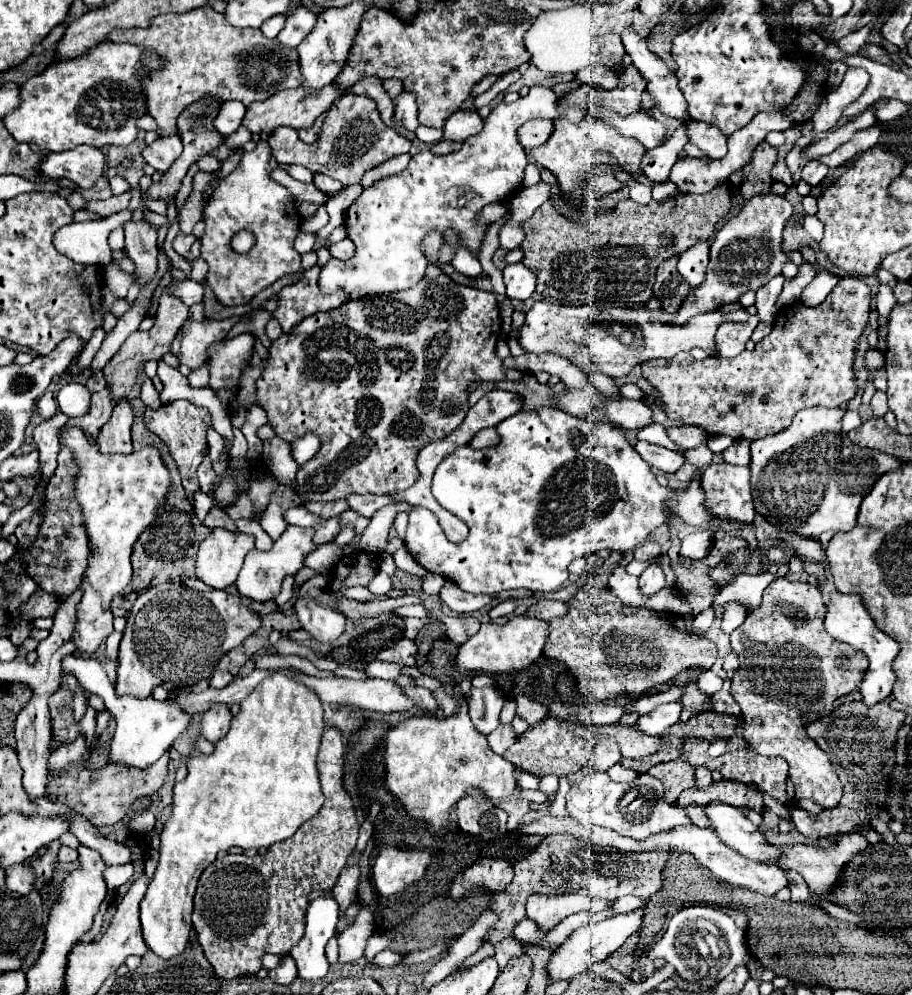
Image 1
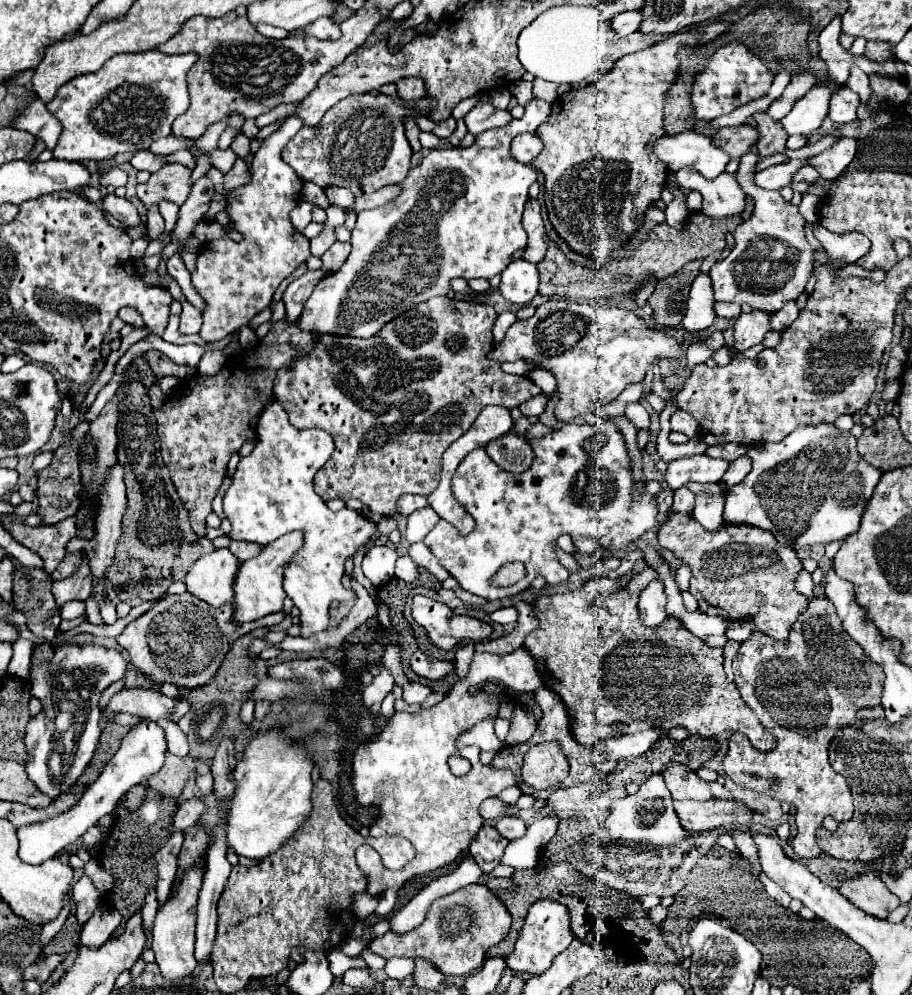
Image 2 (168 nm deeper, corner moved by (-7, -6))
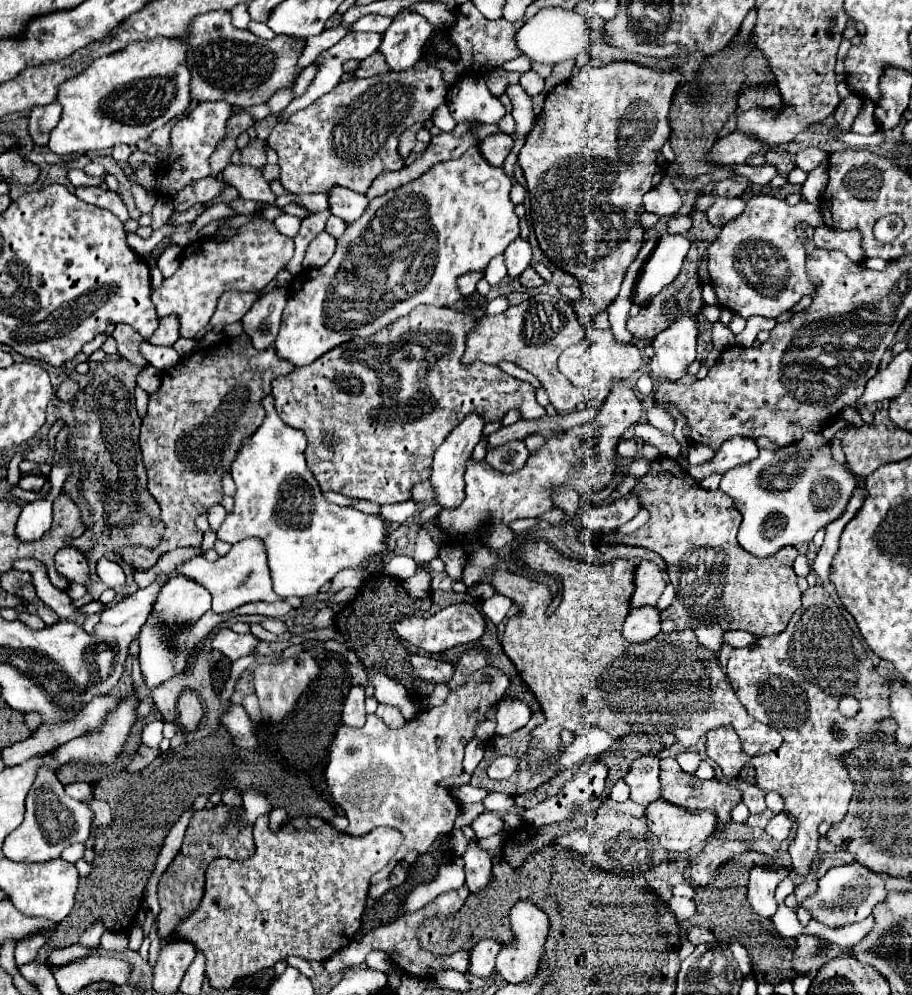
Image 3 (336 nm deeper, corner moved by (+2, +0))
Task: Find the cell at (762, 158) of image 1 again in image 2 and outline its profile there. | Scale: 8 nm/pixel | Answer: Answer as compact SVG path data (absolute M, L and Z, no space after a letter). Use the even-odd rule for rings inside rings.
M758 112L752 116L756 120L756 126L758 126L758 132L762 134L762 138L758 138L758 158L764 160L764 158L770 158L774 154L782 154L786 150L786 132L782 130L780 122L768 118L766 114Z

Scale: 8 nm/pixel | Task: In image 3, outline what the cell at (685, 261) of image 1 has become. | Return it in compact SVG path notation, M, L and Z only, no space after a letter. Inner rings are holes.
M683 316L673 322L667 330L659 332L651 346L655 350L649 370L655 380L667 378L671 382L687 374L689 364L697 358L697 322L691 316Z

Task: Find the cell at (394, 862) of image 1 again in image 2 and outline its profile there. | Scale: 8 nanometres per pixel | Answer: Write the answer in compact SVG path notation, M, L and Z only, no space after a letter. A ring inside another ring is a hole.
M524 646L506 656L476 652L468 674L452 686L440 704L426 708L420 714L394 712L378 738L356 750L352 776L356 800L360 804L378 804L382 810L378 822L370 828L370 836L402 836L416 850L414 860L410 860L402 870L388 870L370 846L357 848L356 862L366 874L366 890L372 896L382 894L388 888L398 890L412 876L420 876L454 862L482 826L482 816L478 812L482 800L498 796L502 790L516 784L512 770L482 764L480 750L476 746L468 746L462 752L454 750L454 742L462 734L462 728L470 728L478 720L498 712L498 706L490 702L488 694L480 692L484 682L496 682L517 692L535 692L544 684L534 656ZM454 754L462 754L472 762L472 770L464 778L456 778L448 768L448 758Z

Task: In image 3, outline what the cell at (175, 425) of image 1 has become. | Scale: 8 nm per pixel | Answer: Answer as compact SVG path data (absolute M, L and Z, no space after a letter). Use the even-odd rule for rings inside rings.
M245 334L235 338L225 338L215 346L215 350L199 348L193 354L181 358L173 368L161 370L161 386L157 392L149 394L149 410L141 424L139 446L147 470L147 488L161 508L161 520L165 524L165 532L161 544L153 550L141 546L123 548L119 556L125 564L133 566L135 570L149 570L157 564L159 556L163 556L165 552L179 546L197 548L201 544L203 532L195 526L195 518L199 514L209 512L211 506L223 500L223 490L221 490L223 474L231 468L235 454L241 450L243 440L253 436L253 432L261 426L265 418L261 400L267 394L271 394L273 378L279 378L281 374L289 374L291 370L293 364L279 360L273 348L265 352L255 350Z

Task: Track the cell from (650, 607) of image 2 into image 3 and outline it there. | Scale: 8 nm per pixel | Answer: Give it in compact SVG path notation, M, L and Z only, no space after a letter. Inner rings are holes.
M643 606L643 608L633 608L623 624L623 638L629 642L647 642L655 638L661 630L661 620L659 612L653 606Z

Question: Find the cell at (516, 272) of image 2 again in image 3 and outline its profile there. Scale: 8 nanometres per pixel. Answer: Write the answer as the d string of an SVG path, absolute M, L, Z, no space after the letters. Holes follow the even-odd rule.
M517 238L513 240L513 244L509 244L509 248L505 250L505 264L509 270L509 278L519 278L521 272L529 266L531 262L531 246L527 240Z

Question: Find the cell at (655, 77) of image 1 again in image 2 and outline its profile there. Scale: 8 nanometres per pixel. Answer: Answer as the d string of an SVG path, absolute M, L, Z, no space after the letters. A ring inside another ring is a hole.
M622 12L616 18L612 18L612 28L618 36L628 36L630 34L630 24L634 24L634 28L638 28L636 24L642 22L642 14L640 12Z

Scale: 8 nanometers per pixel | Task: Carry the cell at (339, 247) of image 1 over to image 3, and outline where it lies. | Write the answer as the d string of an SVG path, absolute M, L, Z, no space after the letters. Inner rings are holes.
M321 232L307 248L303 258L303 268L321 268L327 260L331 260L335 252L335 238L327 232Z

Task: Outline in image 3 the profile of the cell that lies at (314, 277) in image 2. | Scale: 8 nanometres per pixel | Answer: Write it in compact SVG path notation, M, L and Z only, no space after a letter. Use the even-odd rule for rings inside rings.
M279 286L263 294L241 318L243 332L249 336L249 340L255 344L257 350L267 350L273 346L285 304L287 304L287 290ZM255 316L259 322L255 322Z

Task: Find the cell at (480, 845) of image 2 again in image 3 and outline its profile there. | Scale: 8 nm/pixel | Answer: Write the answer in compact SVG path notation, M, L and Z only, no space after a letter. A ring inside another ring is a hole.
M475 840L469 842L469 848L467 852L463 854L463 862L465 862L465 874L467 874L467 880L465 880L465 886L471 894L483 890L489 886L491 882L491 856L483 850L477 848Z

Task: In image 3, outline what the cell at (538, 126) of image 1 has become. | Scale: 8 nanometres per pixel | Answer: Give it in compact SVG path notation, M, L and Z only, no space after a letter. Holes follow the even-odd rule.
M495 134L495 136L487 136L485 140L479 142L481 154L485 156L485 160L493 166L503 166L507 154L513 148L513 138L509 134Z

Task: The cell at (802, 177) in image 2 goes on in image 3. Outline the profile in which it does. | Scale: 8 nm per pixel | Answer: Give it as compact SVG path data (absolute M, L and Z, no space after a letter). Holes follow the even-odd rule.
M737 164L737 166L735 166L735 172L737 172L739 176L745 176L751 184L759 184L759 186L769 184L769 180L771 180L773 176L777 176L777 168L771 166L771 164L761 166L761 168L753 168L753 166L749 166L749 164Z

